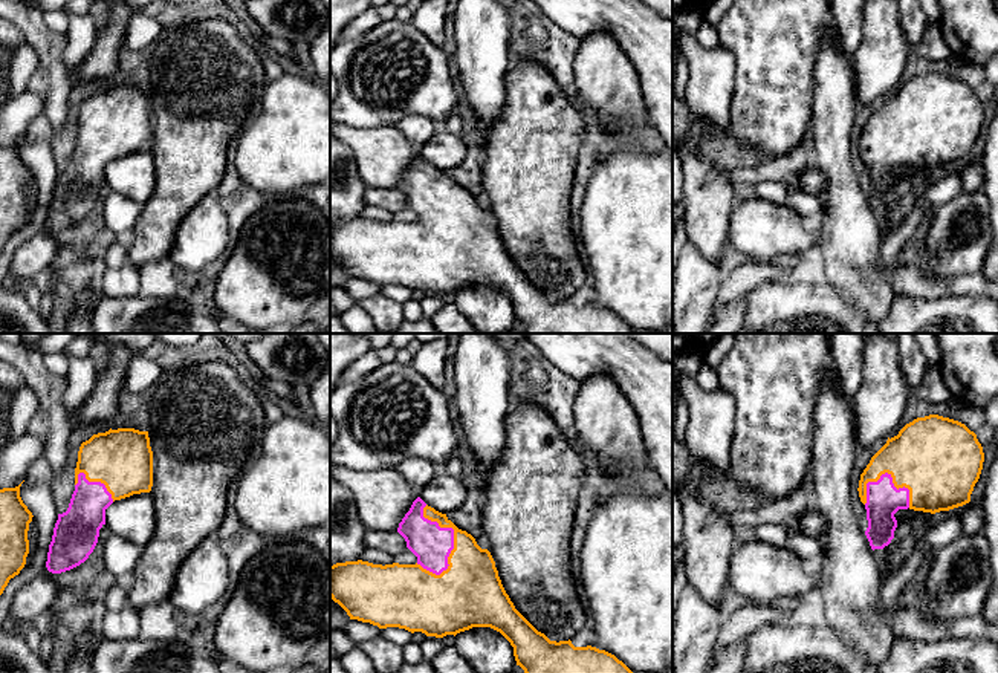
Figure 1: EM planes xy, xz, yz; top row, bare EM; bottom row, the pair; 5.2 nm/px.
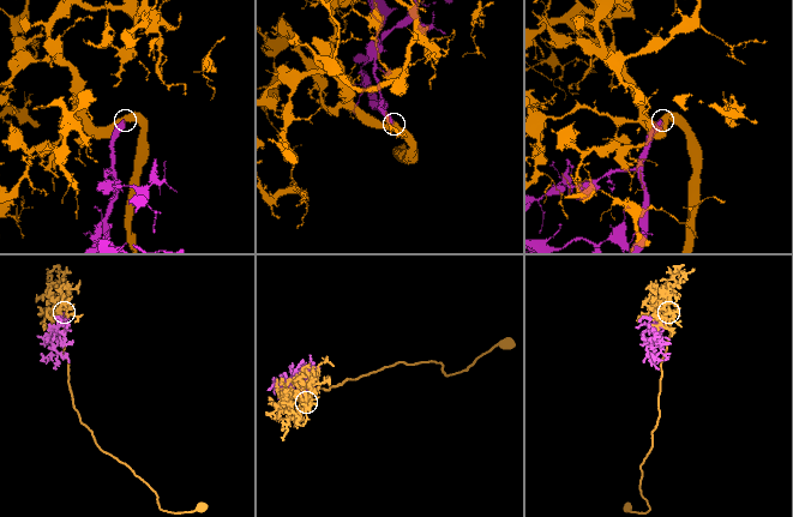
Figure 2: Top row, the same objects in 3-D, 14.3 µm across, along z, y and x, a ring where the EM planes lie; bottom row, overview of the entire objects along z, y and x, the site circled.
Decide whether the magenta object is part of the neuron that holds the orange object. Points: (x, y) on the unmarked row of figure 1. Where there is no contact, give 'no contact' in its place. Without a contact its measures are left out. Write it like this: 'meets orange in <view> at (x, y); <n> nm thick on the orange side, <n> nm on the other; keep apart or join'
meets orange in xz at (454, 190); 280 nm thick on the orange side, 200 nm on the other; join

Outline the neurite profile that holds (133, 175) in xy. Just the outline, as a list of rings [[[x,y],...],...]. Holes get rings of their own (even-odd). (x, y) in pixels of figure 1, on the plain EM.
[[[150,150],[115,158],[105,167],[105,182],[112,191],[145,203],[156,188],[156,164]]]

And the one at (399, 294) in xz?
[[[387,284],[381,286],[379,294],[399,304],[405,304],[408,300],[411,300],[413,291],[399,284]]]

